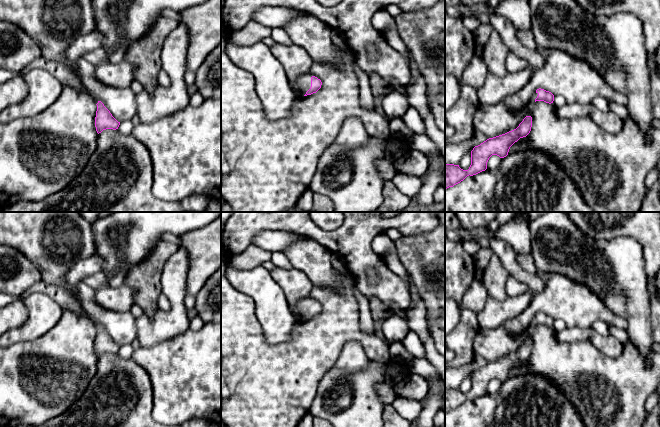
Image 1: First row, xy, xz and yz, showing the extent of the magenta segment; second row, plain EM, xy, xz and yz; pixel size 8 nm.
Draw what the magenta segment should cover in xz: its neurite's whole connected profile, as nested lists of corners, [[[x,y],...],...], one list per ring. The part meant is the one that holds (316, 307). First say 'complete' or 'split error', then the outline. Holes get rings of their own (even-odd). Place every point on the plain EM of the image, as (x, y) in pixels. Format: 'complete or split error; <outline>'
split error; [[[310,297],[299,300],[291,311],[300,319],[311,319],[316,317],[321,312],[322,306]]]

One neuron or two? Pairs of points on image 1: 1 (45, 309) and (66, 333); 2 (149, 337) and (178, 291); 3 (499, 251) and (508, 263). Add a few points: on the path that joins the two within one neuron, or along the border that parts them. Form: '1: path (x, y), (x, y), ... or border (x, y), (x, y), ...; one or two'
1: border (63, 310), (60, 319), (49, 330), (38, 337); two
2: path (160, 326), (177, 309), (177, 302); one
3: path (502, 254), (508, 260); one

